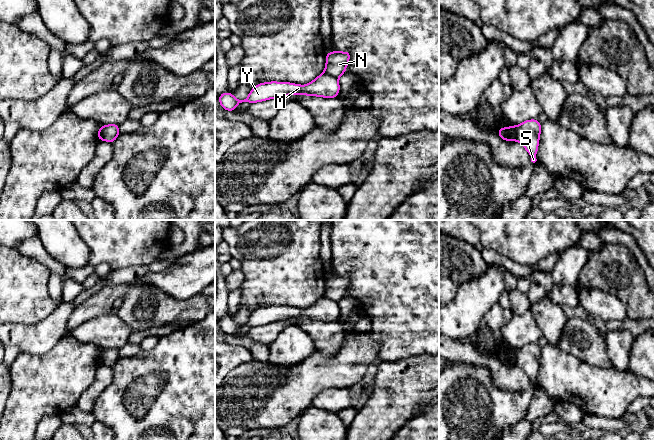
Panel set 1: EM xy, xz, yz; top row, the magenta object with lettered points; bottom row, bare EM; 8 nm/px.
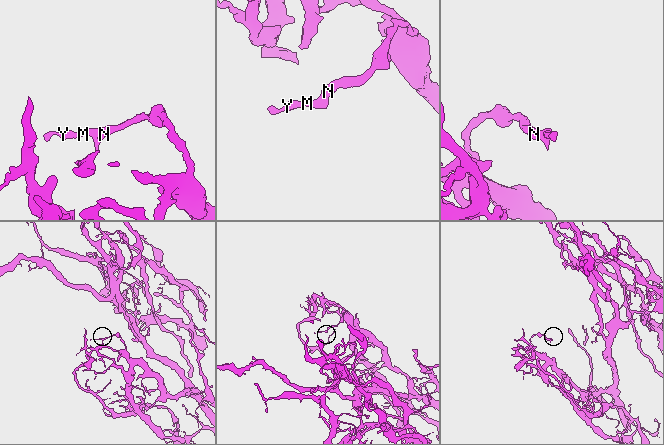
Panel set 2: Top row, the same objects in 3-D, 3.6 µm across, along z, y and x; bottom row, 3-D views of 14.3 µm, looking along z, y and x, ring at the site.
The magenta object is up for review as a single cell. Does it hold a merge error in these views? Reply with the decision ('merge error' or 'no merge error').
no merge error

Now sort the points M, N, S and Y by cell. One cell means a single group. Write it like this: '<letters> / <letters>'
M N S Y

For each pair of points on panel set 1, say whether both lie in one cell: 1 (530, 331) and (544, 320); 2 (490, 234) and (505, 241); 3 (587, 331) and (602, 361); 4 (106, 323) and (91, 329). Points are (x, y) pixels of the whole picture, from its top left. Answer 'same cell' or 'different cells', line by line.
1: different cells
2: same cell
3: same cell
4: same cell

